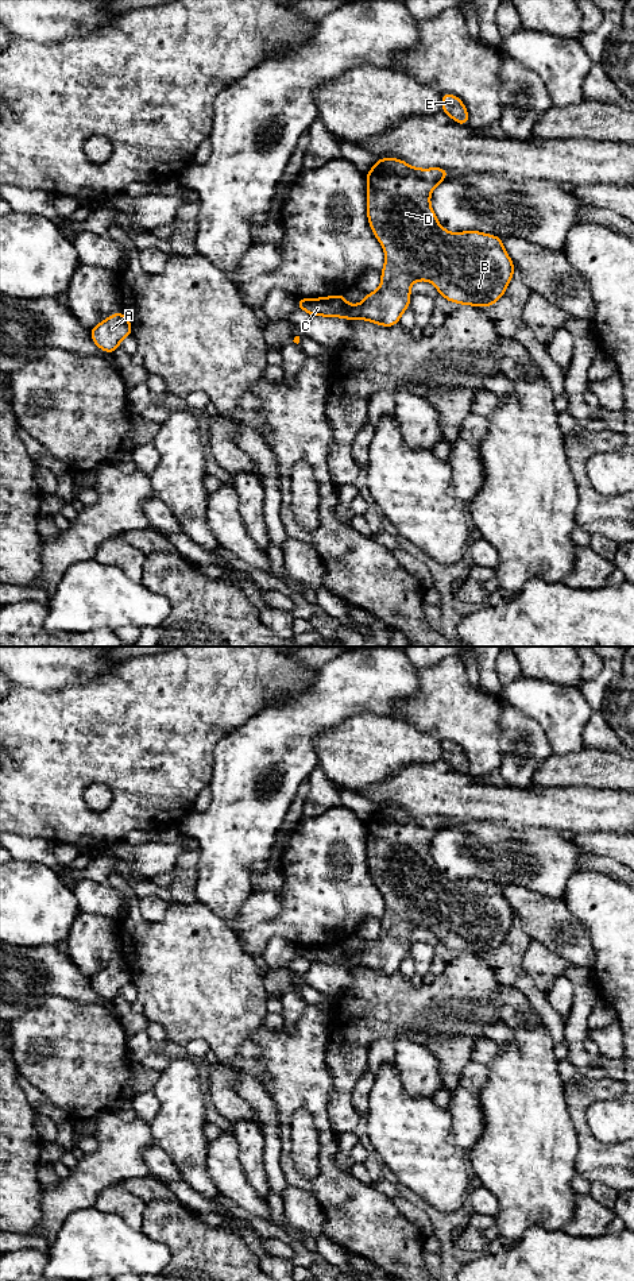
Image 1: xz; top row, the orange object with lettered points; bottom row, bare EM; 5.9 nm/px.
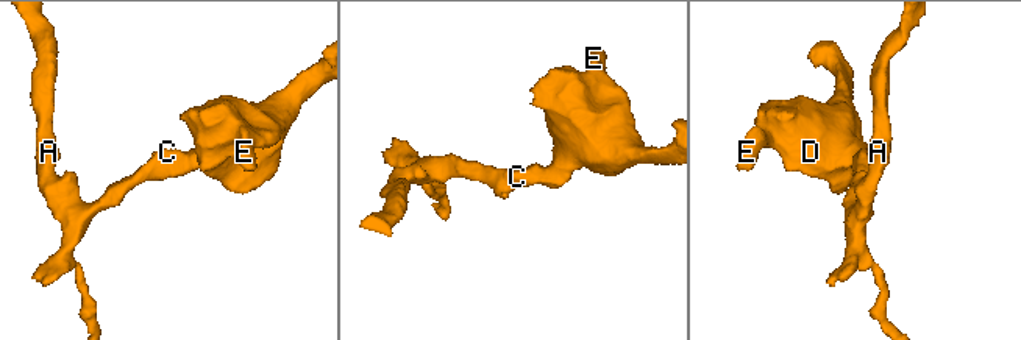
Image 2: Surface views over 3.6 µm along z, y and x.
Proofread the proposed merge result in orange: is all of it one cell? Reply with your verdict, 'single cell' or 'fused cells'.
single cell

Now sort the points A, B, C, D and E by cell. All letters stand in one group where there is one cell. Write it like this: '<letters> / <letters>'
A B C D E

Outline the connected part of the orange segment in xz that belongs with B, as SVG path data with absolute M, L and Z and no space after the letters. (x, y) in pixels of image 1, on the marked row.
M398 158L376 159L366 173L367 217L372 234L384 250L382 285L366 298L349 305L344 294L321 298L298 298L297 309L310 316L360 319L382 327L397 325L410 306L410 288L415 281L429 281L440 296L451 302L473 306L492 306L505 294L515 266L506 252L502 238L480 231L452 234L442 228L430 207L430 192L446 180L441 167L418 169Z

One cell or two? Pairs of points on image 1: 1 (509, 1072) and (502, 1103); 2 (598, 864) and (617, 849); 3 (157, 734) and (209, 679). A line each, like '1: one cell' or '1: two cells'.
1: one cell
2: two cells
3: one cell

